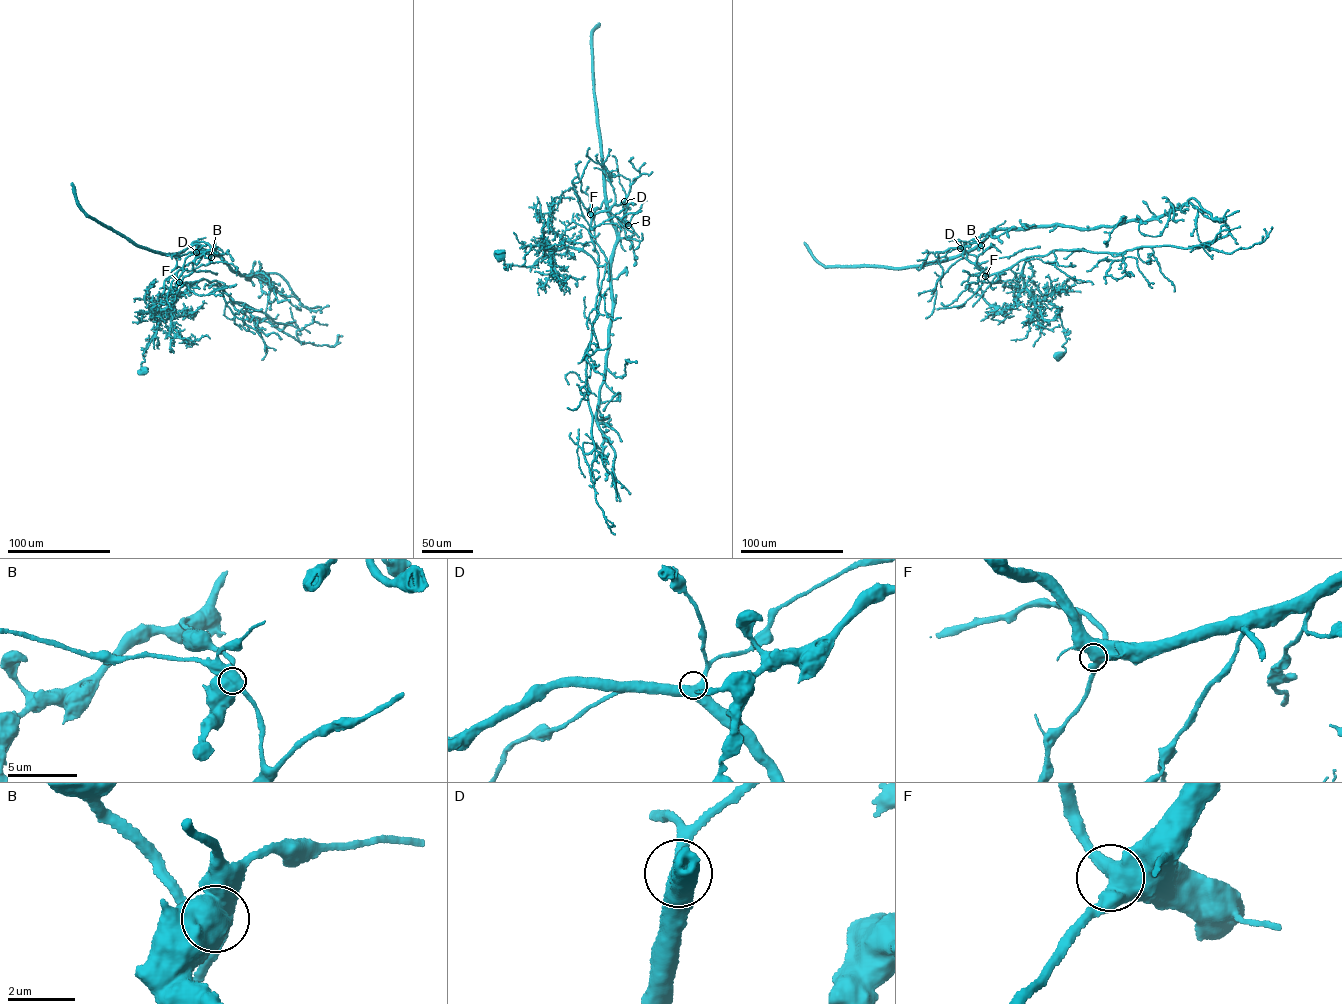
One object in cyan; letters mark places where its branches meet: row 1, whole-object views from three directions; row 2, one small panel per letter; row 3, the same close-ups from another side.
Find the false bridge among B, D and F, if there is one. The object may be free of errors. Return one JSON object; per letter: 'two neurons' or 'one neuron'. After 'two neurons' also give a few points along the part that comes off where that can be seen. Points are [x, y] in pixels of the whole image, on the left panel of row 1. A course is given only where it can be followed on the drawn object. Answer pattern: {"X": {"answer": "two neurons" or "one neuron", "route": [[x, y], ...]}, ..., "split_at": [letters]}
{"B": {"answer": "two neurons", "route": [[211, 257], [182, 282], [219, 282], [233, 302], [285, 325], [279, 330], [303, 343], [333, 347], [342, 336]]}, "D": {"answer": "one neuron"}, "F": {"answer": "one neuron"}, "split_at": ["B"]}

